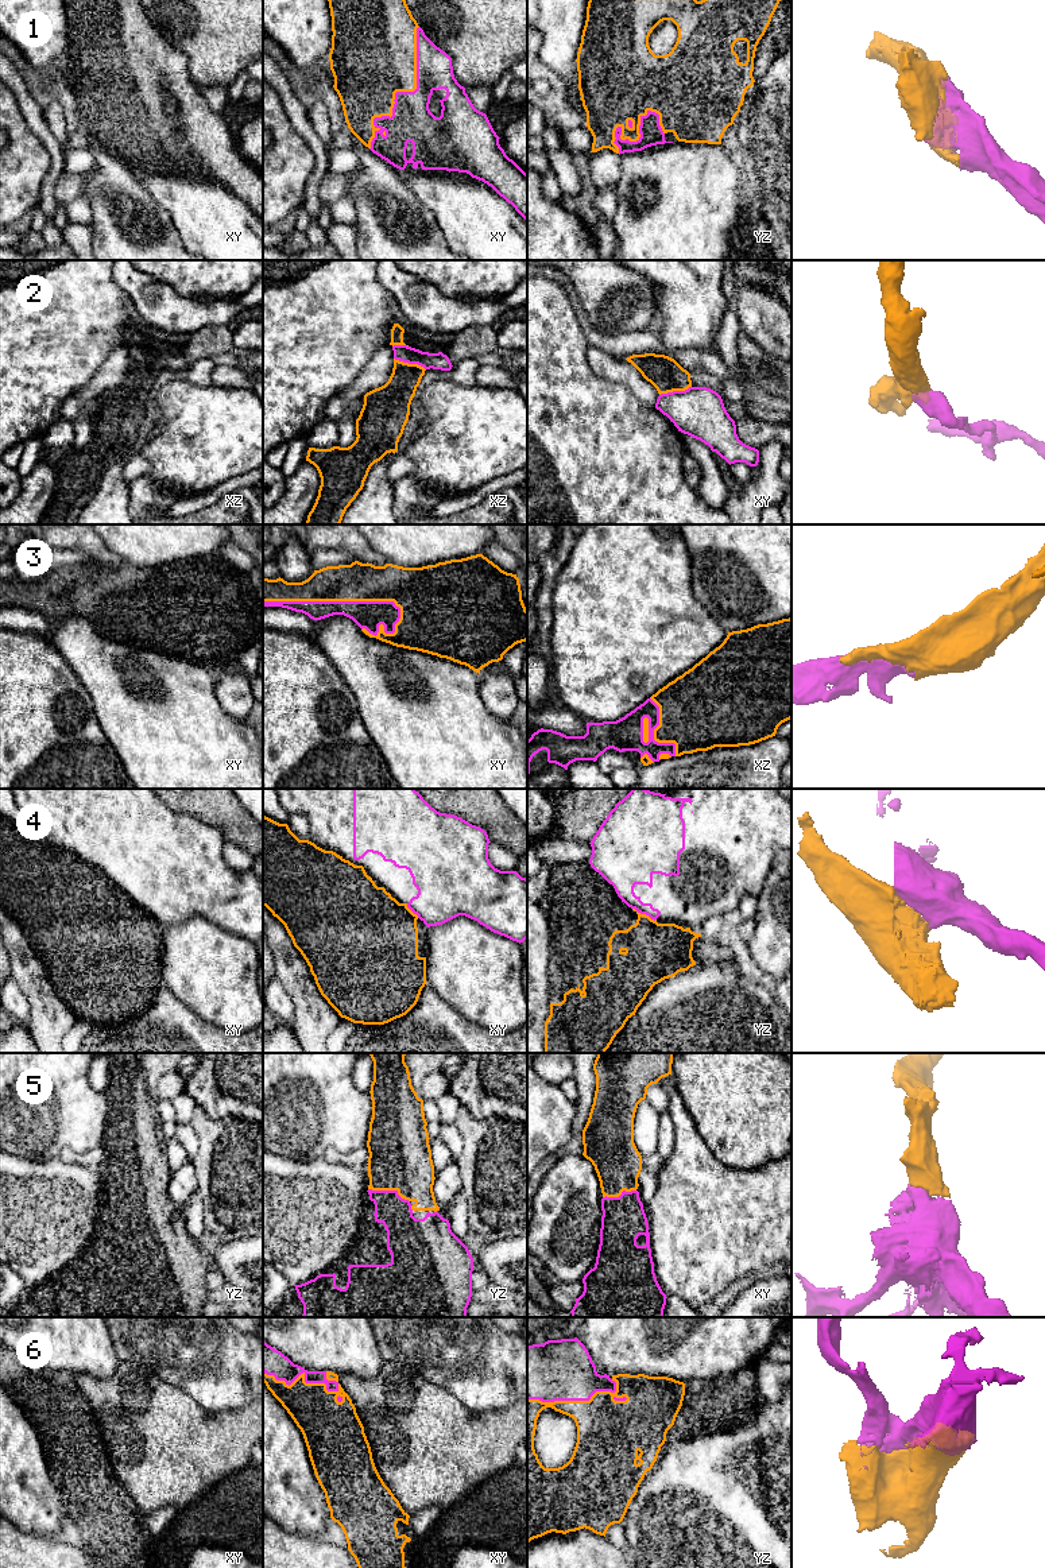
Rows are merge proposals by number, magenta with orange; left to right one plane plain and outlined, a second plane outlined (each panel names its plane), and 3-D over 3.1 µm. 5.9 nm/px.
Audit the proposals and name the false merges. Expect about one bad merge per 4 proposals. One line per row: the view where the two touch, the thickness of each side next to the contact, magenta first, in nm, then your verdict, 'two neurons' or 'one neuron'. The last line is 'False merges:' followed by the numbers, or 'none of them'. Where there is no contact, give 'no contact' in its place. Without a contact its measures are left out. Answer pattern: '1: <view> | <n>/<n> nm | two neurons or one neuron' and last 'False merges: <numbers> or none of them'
1: xy | 240/460 nm | one neuron
2: xz | 100/220 nm | two neurons
3: xy | 170/220 nm | one neuron
4: yz | 160/340 nm | two neurons
5: yz | 200/360 nm | one neuron
6: xy | 160/280 nm | one neuron
False merges: 2, 4

